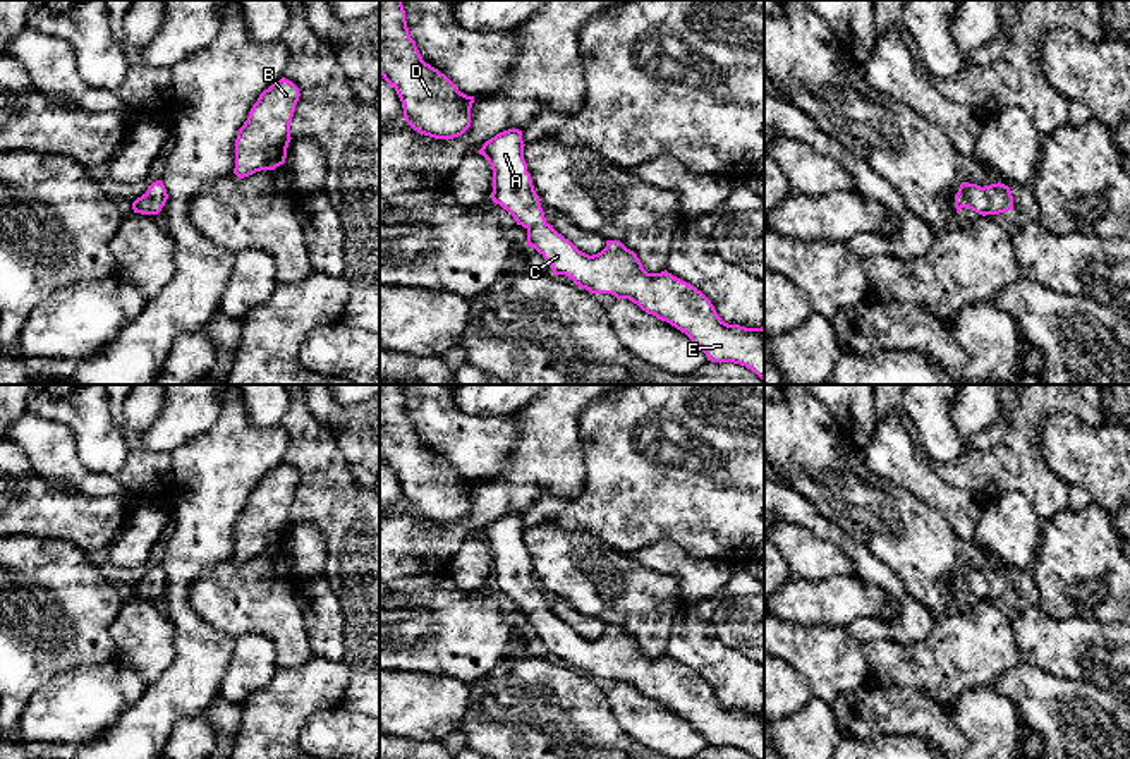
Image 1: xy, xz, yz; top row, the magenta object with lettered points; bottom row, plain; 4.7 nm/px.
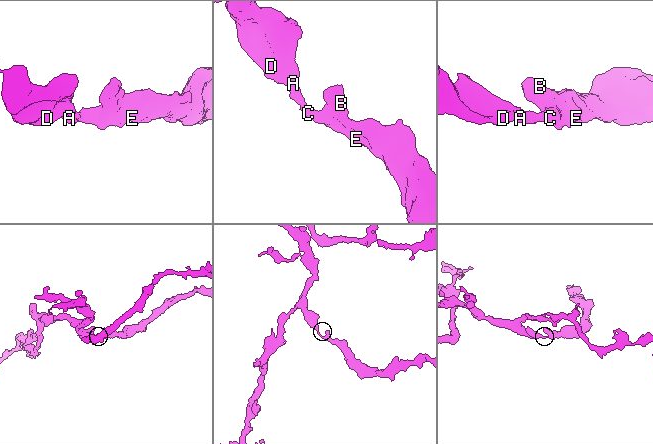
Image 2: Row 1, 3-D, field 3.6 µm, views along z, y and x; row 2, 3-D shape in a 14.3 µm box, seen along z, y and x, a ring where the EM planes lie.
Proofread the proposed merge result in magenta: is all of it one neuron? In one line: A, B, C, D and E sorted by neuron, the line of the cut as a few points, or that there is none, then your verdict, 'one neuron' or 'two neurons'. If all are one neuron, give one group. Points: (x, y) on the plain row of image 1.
groups A B C D E; cut none; one neuron

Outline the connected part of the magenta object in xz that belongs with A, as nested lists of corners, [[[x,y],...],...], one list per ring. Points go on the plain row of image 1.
[[[508,513],[477,536],[493,555],[493,587],[507,594],[527,615],[534,632],[555,659],[565,659],[591,678],[629,683],[647,699],[685,718],[711,747],[733,747],[764,759],[764,709],[745,713],[725,707],[711,685],[666,654],[647,658],[641,644],[620,625],[606,625],[598,639],[579,635],[544,603],[524,544],[522,515]]]

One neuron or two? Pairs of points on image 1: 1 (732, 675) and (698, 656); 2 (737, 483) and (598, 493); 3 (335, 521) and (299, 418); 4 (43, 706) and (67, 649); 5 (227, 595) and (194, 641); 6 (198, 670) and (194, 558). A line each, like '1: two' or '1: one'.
1: one
2: one
3: one
4: two
5: two
6: one

